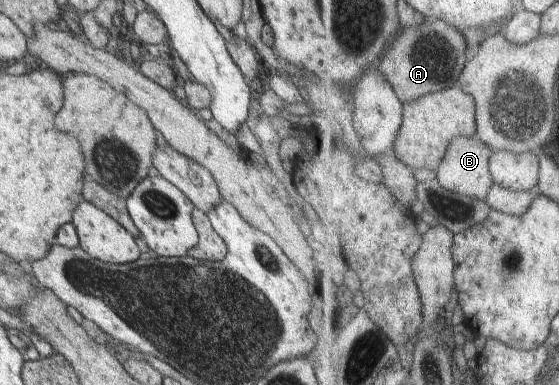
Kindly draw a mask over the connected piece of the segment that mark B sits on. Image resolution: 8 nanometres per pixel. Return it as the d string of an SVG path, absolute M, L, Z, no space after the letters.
M479 136L456 138L450 147L447 159L442 163L440 170L436 171L438 179L450 191L486 199L492 187L497 184L491 169L491 160L495 153L495 149L484 143L484 139Z

